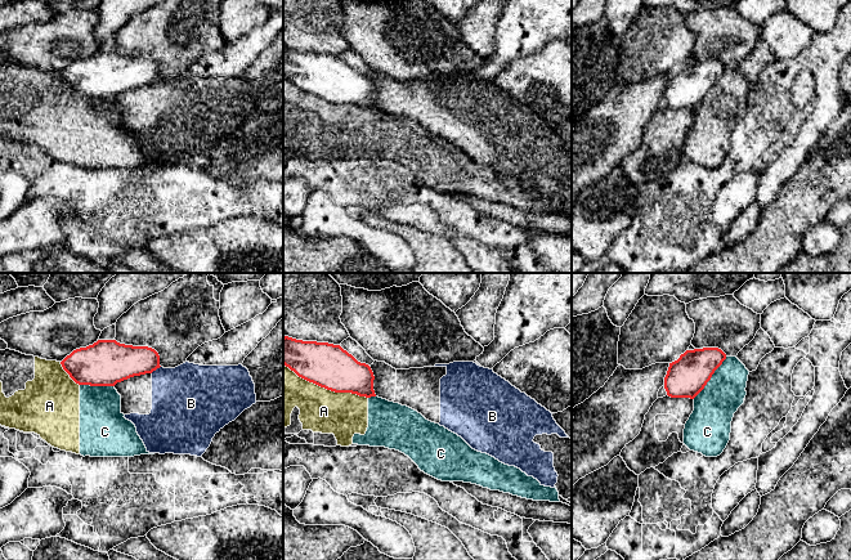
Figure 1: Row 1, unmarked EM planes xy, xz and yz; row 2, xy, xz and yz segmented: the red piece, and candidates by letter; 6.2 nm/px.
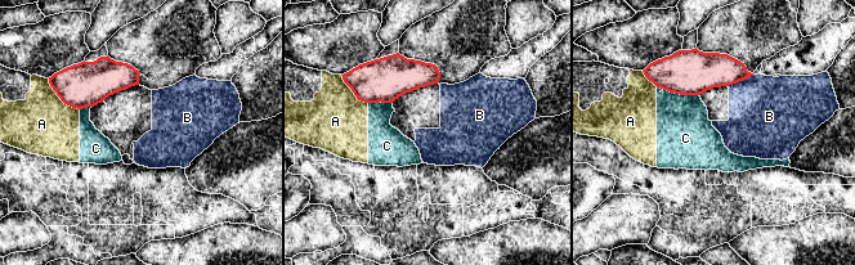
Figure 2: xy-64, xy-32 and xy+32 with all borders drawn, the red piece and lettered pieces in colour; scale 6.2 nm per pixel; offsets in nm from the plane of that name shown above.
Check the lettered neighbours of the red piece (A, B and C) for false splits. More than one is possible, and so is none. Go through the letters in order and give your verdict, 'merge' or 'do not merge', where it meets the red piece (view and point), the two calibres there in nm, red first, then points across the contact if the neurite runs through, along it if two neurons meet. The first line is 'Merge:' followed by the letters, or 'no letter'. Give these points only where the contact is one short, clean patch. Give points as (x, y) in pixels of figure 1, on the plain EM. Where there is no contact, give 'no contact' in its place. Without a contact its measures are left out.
Merge: no letter
A: do not merge; contact xz (326, 99); calibres 280 and 280 nm
B: do not merge; contact xy (155, 81); calibres 240 and 400 nm
C: do not merge; contact yz (711, 88); calibres 240 and 260 nm

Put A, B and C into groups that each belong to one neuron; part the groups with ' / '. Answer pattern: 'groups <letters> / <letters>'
groups A C / B

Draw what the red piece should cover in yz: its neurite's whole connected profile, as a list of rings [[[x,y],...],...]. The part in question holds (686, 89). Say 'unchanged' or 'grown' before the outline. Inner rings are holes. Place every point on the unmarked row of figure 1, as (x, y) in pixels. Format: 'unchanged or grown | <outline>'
unchanged | [[[718,59],[686,62],[669,75],[664,89],[667,107],[694,111],[725,71],[726,66]]]

